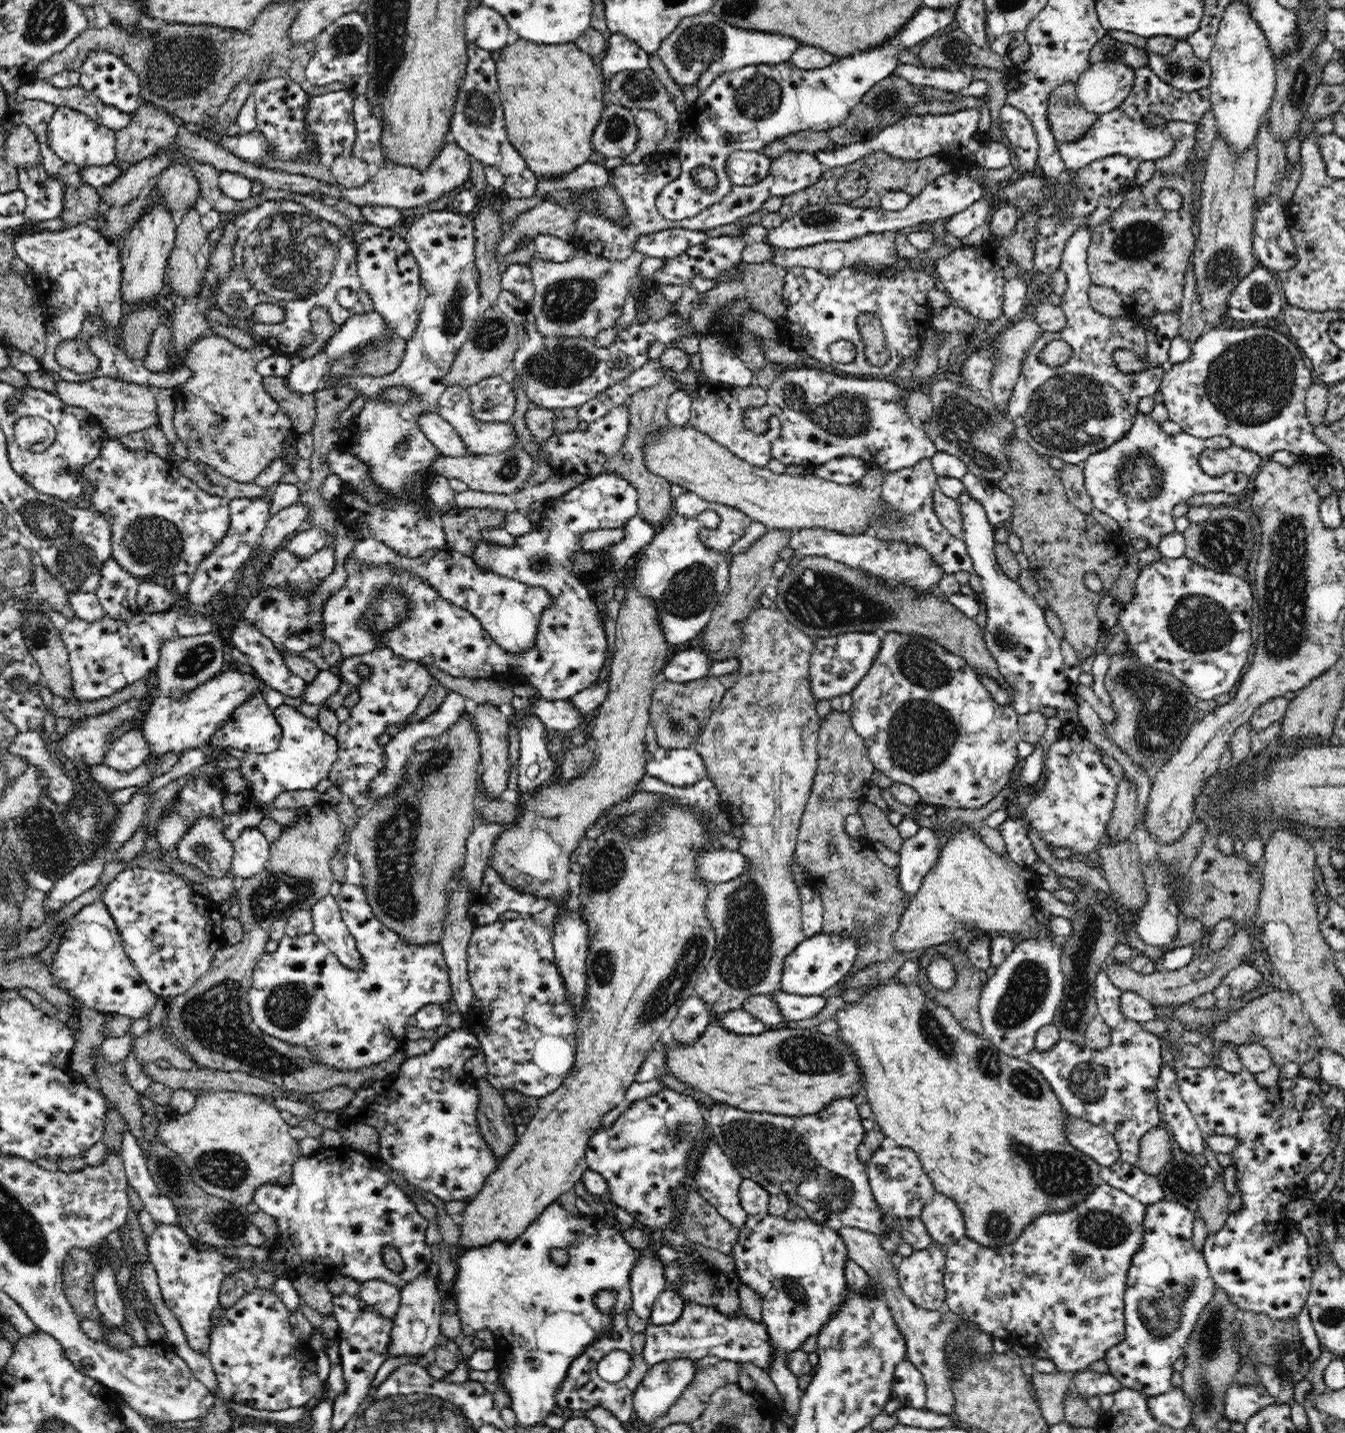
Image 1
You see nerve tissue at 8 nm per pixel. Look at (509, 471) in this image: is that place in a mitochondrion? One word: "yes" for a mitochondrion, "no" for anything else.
yes

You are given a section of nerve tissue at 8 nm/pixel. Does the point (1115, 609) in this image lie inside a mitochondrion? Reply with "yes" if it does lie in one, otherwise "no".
no

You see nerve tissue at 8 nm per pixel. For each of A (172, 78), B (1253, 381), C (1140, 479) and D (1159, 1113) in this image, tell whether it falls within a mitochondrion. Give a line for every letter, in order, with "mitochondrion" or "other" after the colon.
A: mitochondrion
B: mitochondrion
C: mitochondrion
D: other

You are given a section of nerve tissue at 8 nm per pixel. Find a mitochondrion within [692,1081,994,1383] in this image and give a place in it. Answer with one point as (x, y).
(776, 1154)

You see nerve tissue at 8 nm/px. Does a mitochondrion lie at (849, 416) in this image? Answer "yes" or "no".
yes

